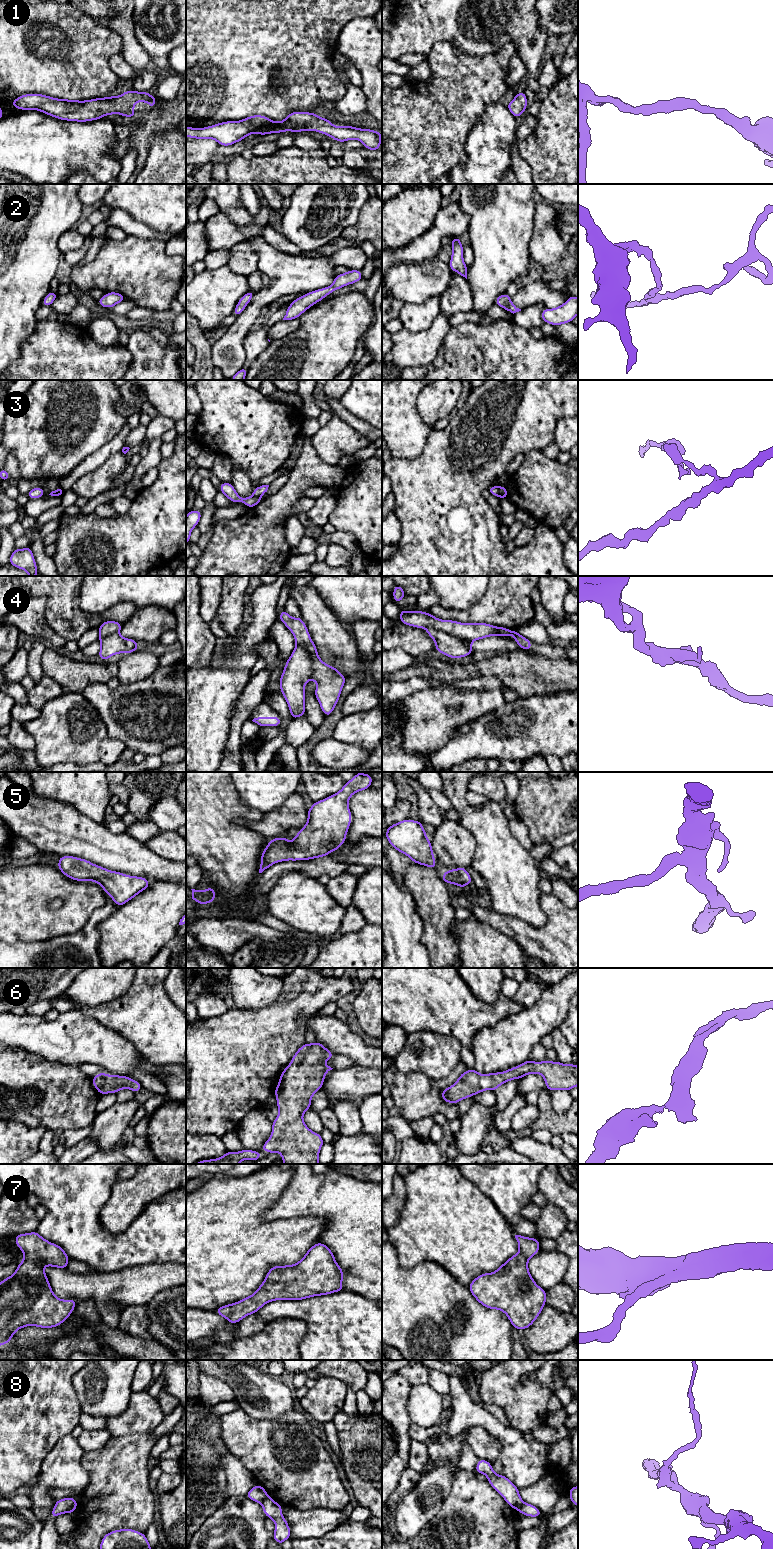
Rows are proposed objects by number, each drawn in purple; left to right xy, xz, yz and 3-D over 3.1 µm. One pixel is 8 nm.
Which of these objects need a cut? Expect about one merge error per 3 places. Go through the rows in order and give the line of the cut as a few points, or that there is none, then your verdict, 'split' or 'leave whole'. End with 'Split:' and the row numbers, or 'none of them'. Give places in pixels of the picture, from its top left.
1: no cut | leave whole
2: no cut | leave whole
3: yz (498, 487), (496, 495) | split
4: yz (425, 627), (438, 629), (461, 639), (471, 641) | split
5: no cut | leave whole
6: no cut | leave whole
7: no cut | leave whole
8: xz (268, 1496), (261, 1503) | split
Split: 3, 4, 8

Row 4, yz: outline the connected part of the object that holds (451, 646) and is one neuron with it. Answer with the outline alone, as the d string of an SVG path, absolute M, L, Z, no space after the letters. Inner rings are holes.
M433 628L425 629L436 643L435 650L448 658L463 658L473 653L472 641L461 640L454 635Z

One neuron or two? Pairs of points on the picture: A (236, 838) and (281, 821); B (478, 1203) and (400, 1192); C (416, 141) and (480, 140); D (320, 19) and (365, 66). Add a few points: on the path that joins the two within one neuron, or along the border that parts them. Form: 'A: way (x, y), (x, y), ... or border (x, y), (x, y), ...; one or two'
A: border (238, 821), (270, 839); two
B: border (404, 1178), (406, 1200), (399, 1216); two
C: border (479, 120), (468, 132), (467, 160), (460, 163); two
D: border (353, 19), (341, 29), (335, 51); two

